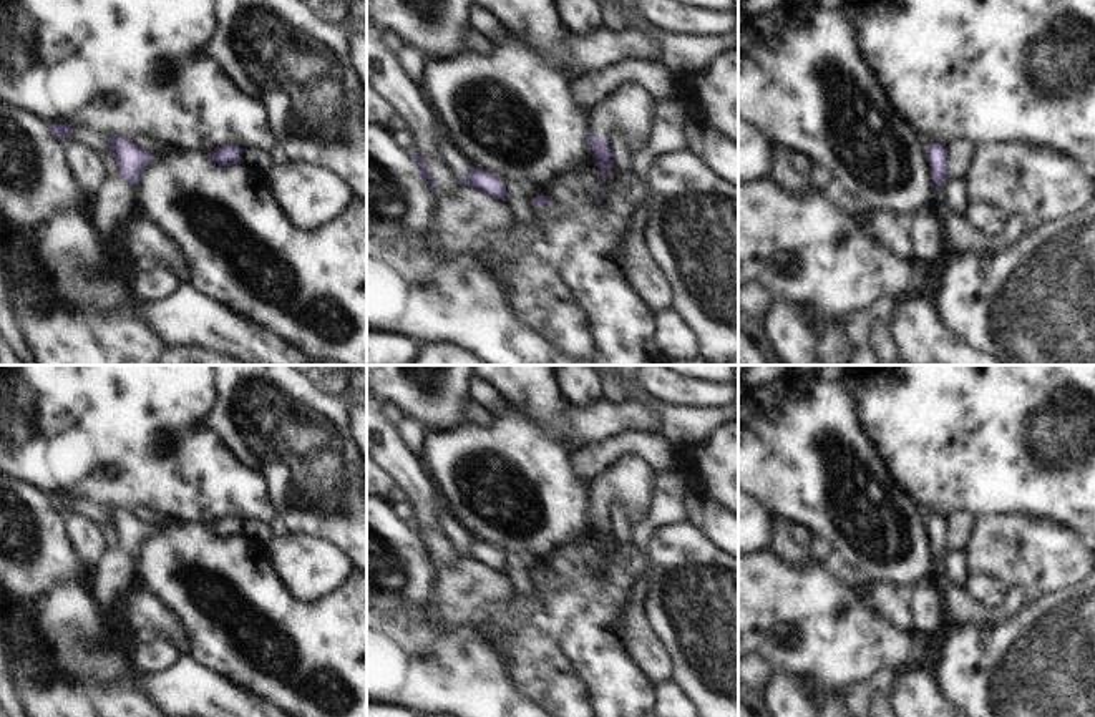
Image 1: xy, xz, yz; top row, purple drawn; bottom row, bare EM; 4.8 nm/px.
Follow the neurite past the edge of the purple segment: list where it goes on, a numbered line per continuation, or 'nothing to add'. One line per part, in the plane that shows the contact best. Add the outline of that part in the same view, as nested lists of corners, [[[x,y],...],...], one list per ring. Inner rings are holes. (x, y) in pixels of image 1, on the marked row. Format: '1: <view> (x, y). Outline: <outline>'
1: xy (113, 203). Outline: [[[106,176],[93,199],[91,217],[98,222],[98,231],[111,237],[134,212],[134,186],[119,176]]]

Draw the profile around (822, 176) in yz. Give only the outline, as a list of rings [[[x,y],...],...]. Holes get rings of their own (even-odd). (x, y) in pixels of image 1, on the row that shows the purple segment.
[[[813,166],[810,178],[815,181],[816,186],[821,188],[823,193],[828,193],[836,188],[835,178],[823,166]]]

